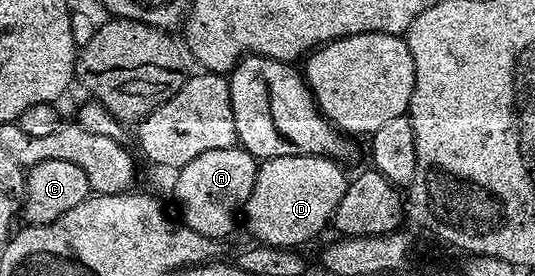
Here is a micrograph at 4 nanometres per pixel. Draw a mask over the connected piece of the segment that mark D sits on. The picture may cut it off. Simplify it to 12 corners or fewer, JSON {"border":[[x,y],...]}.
{"border":[[326,155],[263,160],[242,212],[256,243],[303,248],[350,179]]}

